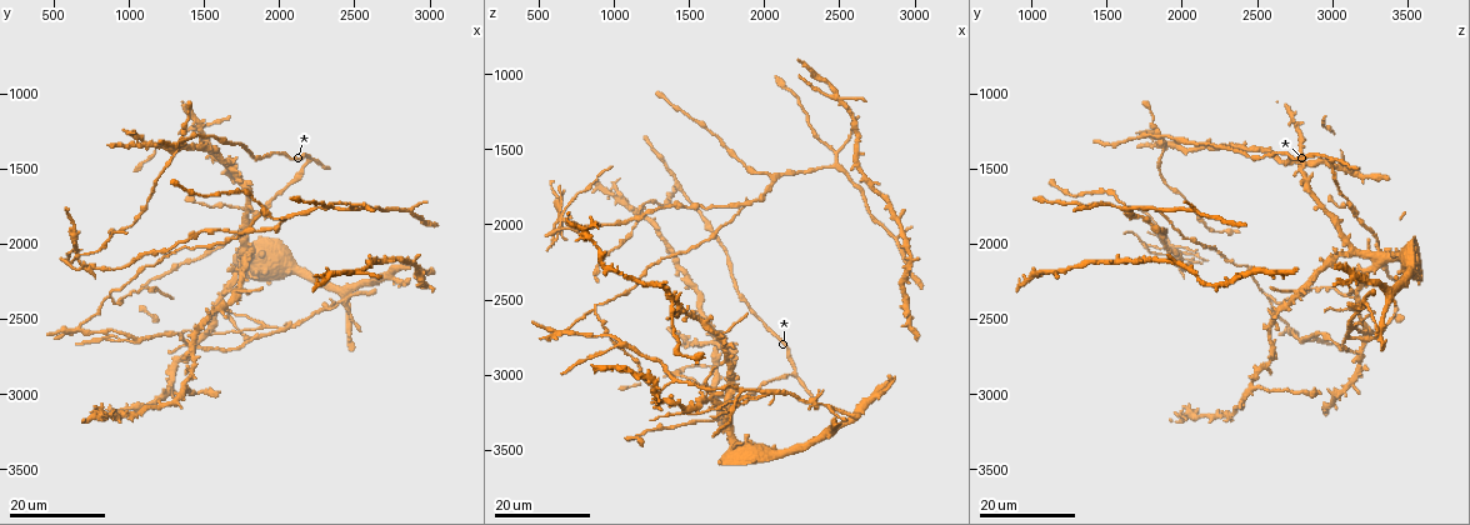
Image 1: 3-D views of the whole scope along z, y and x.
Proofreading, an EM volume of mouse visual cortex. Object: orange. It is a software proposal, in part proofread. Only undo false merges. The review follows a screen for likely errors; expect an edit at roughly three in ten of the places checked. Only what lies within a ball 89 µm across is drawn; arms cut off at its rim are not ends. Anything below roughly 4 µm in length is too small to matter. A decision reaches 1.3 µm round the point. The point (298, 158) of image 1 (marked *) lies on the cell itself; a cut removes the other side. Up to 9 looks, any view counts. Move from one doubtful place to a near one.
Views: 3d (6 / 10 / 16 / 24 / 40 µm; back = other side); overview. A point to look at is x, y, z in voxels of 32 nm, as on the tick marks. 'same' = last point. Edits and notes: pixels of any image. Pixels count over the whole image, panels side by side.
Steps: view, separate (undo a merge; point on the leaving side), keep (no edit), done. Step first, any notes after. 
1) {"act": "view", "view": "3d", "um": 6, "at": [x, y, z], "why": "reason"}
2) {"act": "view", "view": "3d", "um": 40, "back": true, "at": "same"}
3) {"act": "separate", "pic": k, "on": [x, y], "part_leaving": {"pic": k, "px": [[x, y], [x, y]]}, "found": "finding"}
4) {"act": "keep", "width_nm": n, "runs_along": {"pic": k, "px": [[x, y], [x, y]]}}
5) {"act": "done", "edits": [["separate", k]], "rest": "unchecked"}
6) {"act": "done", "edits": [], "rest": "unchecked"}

{"act": "view", "view": "3d", "um": 24, "at": [1900, 2520, 3180], "why": "looks like a crossing"}

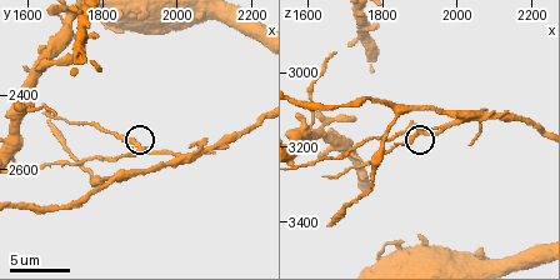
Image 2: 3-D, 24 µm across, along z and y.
{"act": "view", "view": "3d", "um": 10, "at": [1900, 2540, 3160], "why": "closer look"}

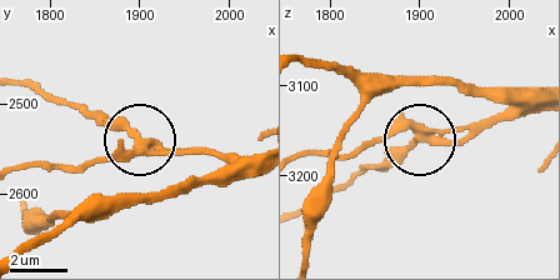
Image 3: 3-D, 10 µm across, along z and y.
{"act": "view", "view": "3d", "um": 6, "at": [1900, 2540, 3155]}

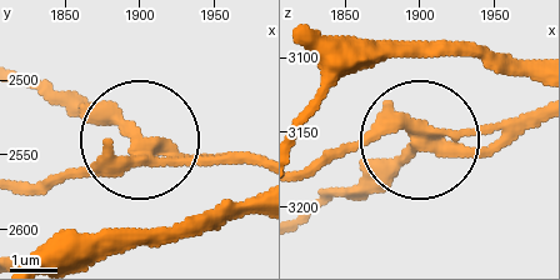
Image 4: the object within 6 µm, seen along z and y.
{"act": "keep", "side_arm_um": 10, "runs_along": {"pic": 4, "px": [[303, 173], [399, 129], [414, 136], [306, 220]]}, "found": "continuous, no second cell"}

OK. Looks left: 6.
{"act": "view", "view": "3d", "um": 16, "at": [2420, 2380, 3220], "why": "a fork"}

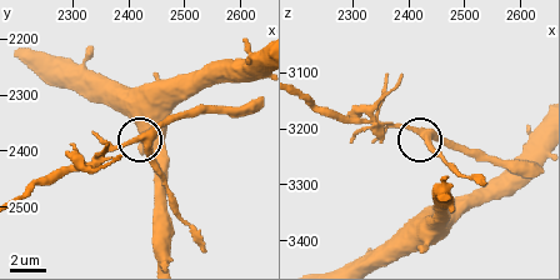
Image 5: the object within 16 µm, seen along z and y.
{"act": "view", "view": "3d", "um": 10, "at": [2435, 2390, 3220]}

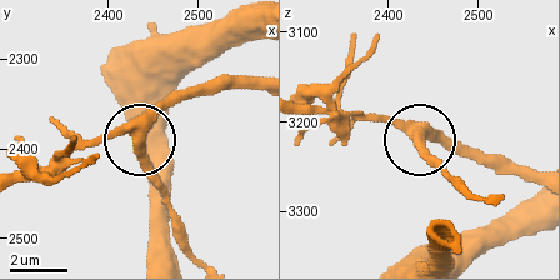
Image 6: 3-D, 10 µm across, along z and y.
{"act": "keep", "width_nm": 380, "runs_along": {"pic": 6, "px": [[20, 183], [49, 173], [78, 149], [145, 133], [183, 91]]}, "found": "all the same cell"}

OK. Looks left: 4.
{"act": "view", "view": "3d", "um": 16, "at": [1480, 2620, 3240], "why": "four-way junction"}

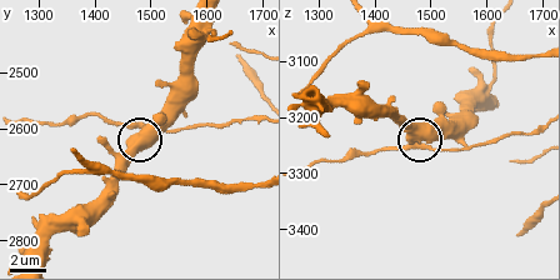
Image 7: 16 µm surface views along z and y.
{"act": "view", "view": "3d", "um": 10, "at": "same"}

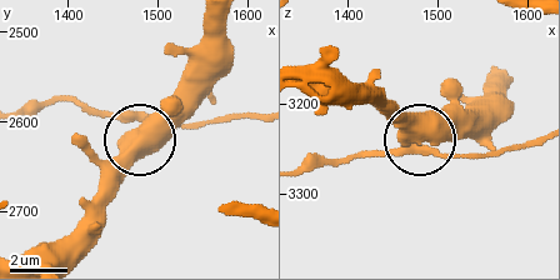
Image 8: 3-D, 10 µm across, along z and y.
{"act": "keep", "side_arm_um": 9, "found": "one cell here"}

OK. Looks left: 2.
{"act": "view", "view": "3d", "um": 16, "at": [660, 2560, 2720], "why": "three arms meet"}

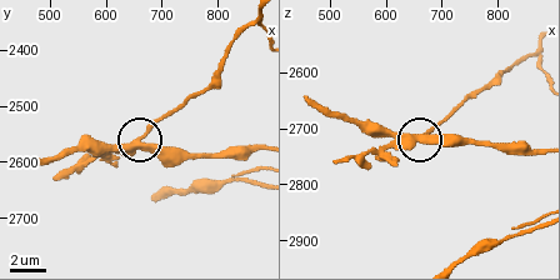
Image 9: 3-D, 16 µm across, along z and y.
{"act": "view", "view": "3d", "um": 6, "at": [665, 2555, 2715], "why": "zoom in"}

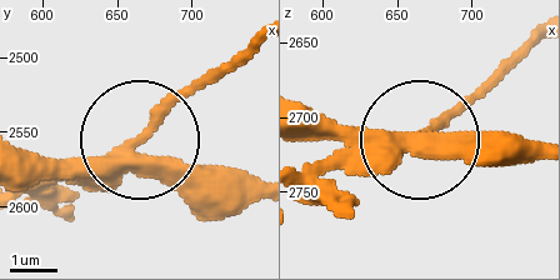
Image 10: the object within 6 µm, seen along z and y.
{"act": "separate", "pic": 10, "on": [49, 189], "part_leaving": {"pic": 10, "px": [[115, 164], [254, 49]]}, "found": "two cells meet here"}

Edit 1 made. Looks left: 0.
{"act": "done", "edits": [["separate", 10]], "rest": "unchecked"}

